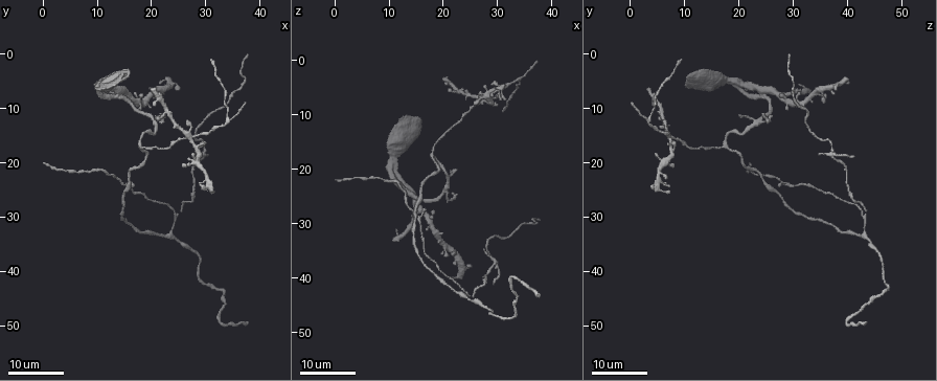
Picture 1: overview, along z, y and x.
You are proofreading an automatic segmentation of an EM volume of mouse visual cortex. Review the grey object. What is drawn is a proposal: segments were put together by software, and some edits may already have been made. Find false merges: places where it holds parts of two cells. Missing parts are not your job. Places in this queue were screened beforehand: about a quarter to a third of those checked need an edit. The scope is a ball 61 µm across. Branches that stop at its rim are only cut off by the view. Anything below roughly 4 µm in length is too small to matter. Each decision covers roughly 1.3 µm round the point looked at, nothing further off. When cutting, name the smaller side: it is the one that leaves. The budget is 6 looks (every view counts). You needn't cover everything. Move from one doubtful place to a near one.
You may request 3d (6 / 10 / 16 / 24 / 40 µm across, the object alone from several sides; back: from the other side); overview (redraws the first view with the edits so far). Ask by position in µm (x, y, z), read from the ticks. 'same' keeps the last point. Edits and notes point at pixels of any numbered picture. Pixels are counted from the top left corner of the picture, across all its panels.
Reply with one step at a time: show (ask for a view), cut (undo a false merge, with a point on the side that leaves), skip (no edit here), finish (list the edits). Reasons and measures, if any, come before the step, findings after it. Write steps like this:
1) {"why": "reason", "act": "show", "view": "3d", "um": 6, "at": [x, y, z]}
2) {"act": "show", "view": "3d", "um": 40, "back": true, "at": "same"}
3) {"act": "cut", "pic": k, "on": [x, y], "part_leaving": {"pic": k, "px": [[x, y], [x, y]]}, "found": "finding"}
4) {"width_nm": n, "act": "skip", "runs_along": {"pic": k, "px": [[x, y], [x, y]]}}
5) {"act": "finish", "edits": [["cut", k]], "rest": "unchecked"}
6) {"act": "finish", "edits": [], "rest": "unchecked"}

{"why": "sudden change in width", "act": "show", "view": "3d", "um": 24, "at": [29.5, 17.0, 37.0]}

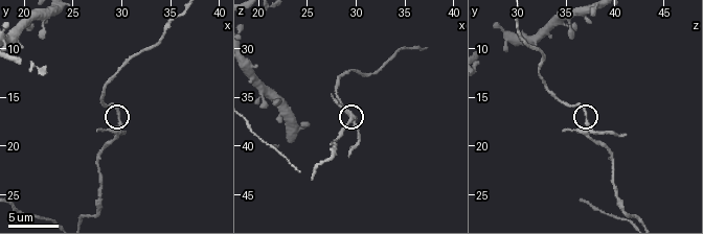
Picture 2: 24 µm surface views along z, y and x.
{"act": "show", "view": "3d", "um": 10, "at": [29.8, 17.2, 37.0]}

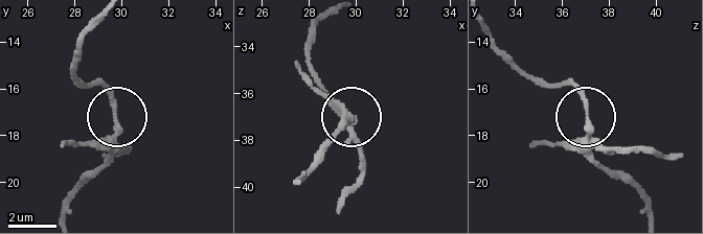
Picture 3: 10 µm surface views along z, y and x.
{"act": "cut", "pic": 3, "on": [125, 149], "part_leaving": {"pic": 3, "px": [[584, 142], [682, 155]]}, "found": "two cells meet here"}

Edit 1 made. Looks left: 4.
{"why": "two arms in line, one across", "act": "show", "view": "3d", "um": 16, "at": [24.5, 29.5, 43.5]}

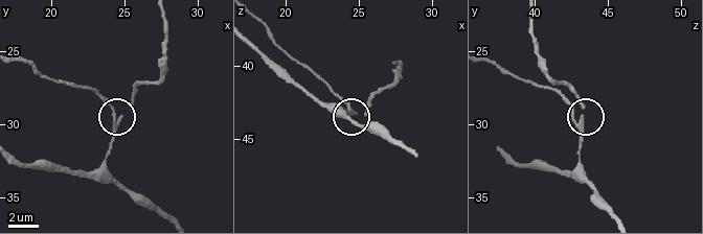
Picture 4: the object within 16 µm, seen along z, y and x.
{"why": "zoom in", "act": "show", "view": "3d", "um": 6, "at": [24.6, 29.6, 43.0]}

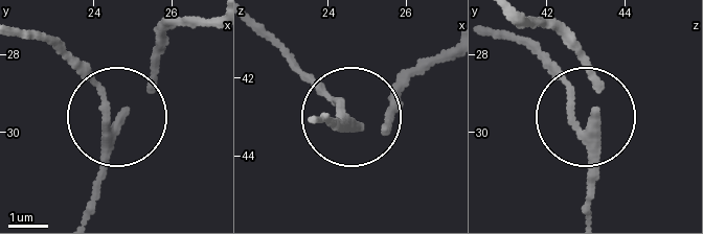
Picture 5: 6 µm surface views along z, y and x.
{"width_nm": 220, "act": "skip", "found": "all the same cell"}

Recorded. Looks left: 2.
{"why": "three-way junction", "act": "show", "view": "3d", "um": 24, "at": [34.0, 12.5, 3.0]}

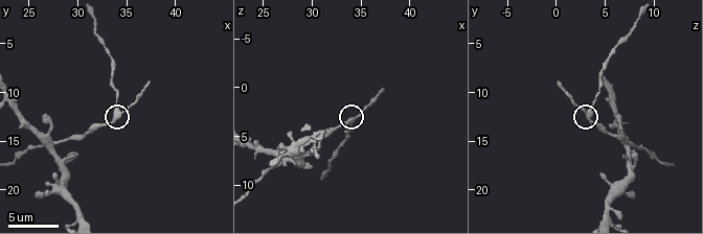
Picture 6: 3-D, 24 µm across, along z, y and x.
{"act": "show", "view": "3d", "um": 10, "at": [34.4, 12.2, 3.2]}

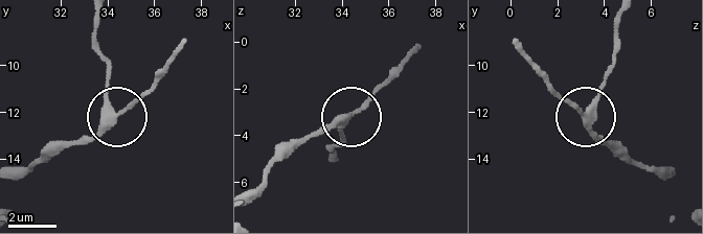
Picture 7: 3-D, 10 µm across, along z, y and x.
{"side_arm_um": 5, "act": "skip", "runs_along": {"pic": 7, "px": [[666, 176], [649, 171], [622, 149], [605, 143], [542, 75]]}, "found": "all the same cell"}

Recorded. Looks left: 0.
{"act": "finish", "edits": [["cut", 3]], "rest": "unchecked"}

